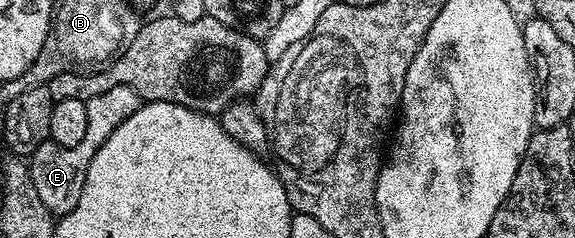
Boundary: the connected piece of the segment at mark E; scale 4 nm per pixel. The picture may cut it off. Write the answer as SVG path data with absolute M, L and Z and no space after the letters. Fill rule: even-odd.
M115 85L107 89L107 93L99 93L99 97L91 97L86 102L87 109L87 133L77 145L71 148L64 147L52 141L47 141L35 149L35 153L28 160L31 181L35 181L35 189L43 200L43 205L54 217L60 217L71 213L75 205L79 205L79 193L83 193L83 185L87 177L87 169L91 165L91 157L111 137L111 133L131 113L135 113L143 105L142 97L135 93L133 87L127 85Z

